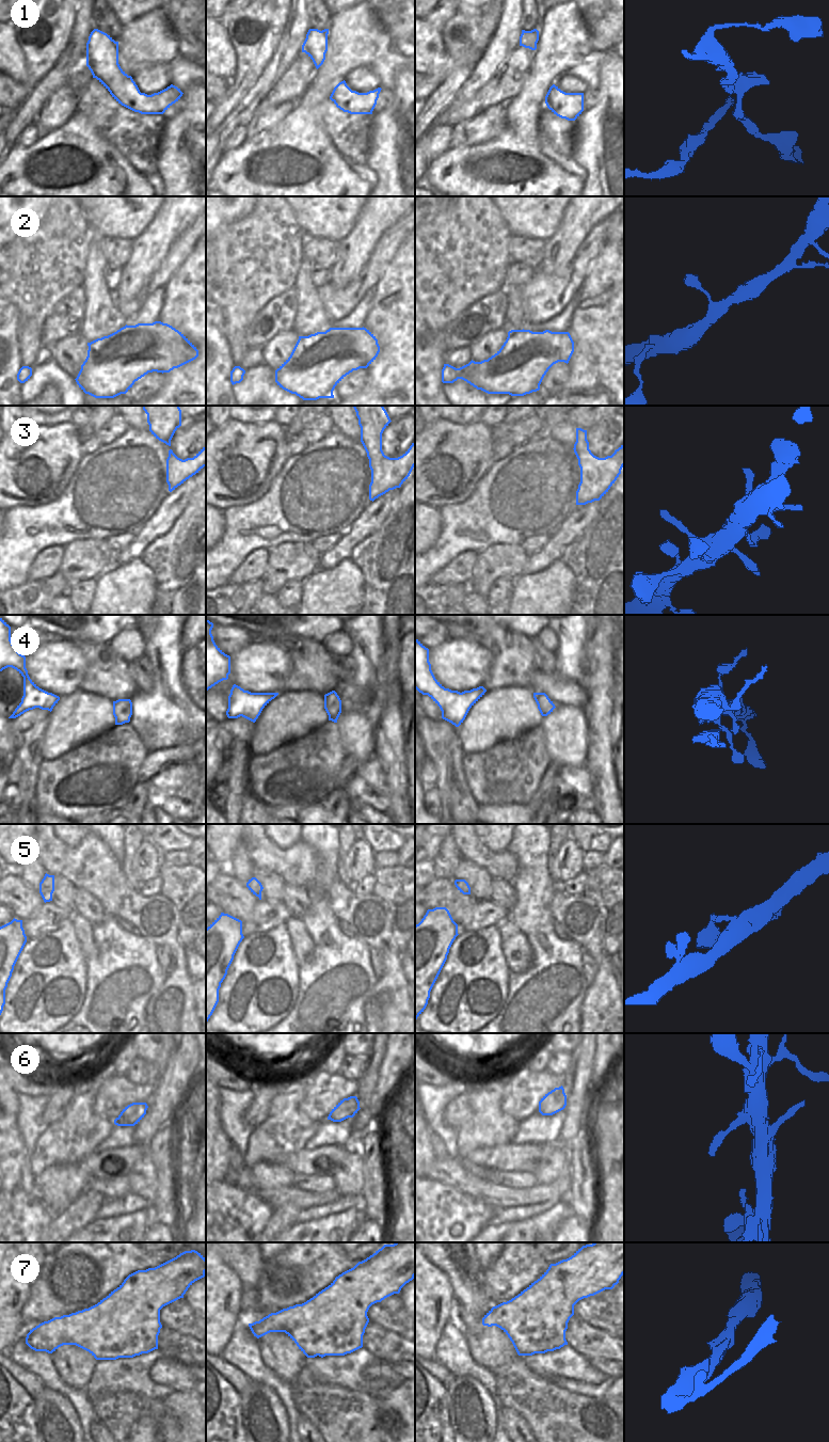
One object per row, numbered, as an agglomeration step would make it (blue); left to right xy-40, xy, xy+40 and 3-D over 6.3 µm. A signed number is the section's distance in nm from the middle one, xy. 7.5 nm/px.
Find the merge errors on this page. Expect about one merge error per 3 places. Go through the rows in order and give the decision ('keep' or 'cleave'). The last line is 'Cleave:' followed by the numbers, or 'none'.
1: keep
2: keep
3: cleave
4: keep
5: keep
6: keep
7: keep
Cleave: 3

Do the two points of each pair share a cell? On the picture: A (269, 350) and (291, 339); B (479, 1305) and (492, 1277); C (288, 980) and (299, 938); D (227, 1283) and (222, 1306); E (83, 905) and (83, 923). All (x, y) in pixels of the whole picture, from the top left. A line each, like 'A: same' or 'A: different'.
A: same
B: different
C: different
D: same
E: different

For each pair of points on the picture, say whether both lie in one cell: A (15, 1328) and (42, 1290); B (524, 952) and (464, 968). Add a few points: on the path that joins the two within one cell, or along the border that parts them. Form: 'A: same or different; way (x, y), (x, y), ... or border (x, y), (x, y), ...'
A: different; border (29, 1297), (21, 1310), (22, 1331)
B: different; border (499, 933), (501, 954), (511, 972)

